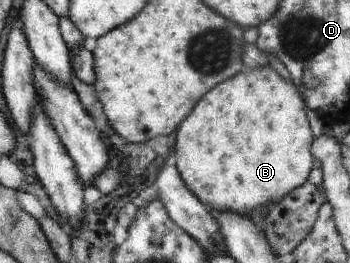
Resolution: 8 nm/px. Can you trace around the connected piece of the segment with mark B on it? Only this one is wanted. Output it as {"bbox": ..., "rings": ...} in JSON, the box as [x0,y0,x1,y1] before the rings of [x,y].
{"bbox":[172,65,314,215],"rings":[[[270,65],[262,67],[262,69],[248,70],[248,73],[238,73],[232,79],[226,79],[222,83],[218,83],[218,87],[210,89],[196,105],[194,111],[190,111],[190,115],[180,123],[176,131],[177,139],[174,147],[175,153],[172,161],[177,166],[178,173],[186,187],[206,206],[214,212],[221,213],[238,213],[238,215],[250,215],[256,207],[264,207],[265,205],[273,206],[280,203],[285,195],[290,195],[290,191],[294,191],[297,187],[307,182],[308,174],[314,168],[314,157],[312,157],[312,130],[306,119],[306,102],[303,96],[298,93],[298,89],[290,81],[286,81],[281,77]]]}

